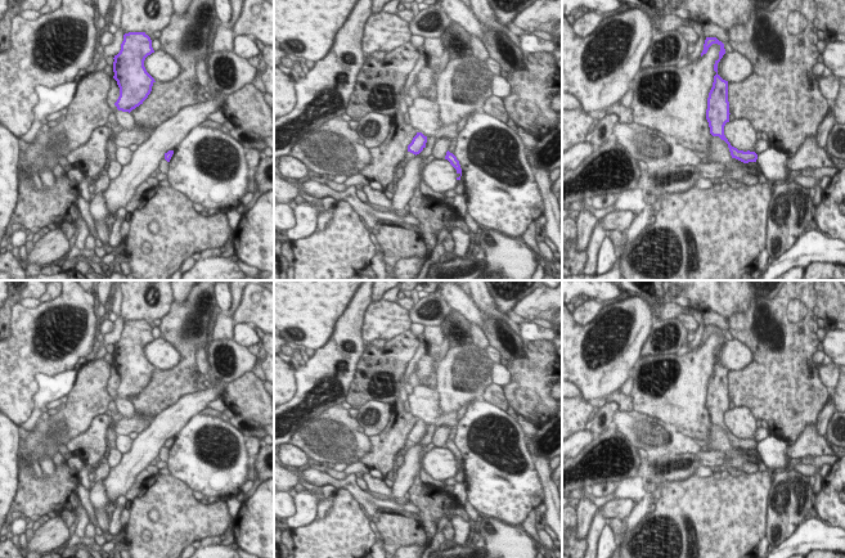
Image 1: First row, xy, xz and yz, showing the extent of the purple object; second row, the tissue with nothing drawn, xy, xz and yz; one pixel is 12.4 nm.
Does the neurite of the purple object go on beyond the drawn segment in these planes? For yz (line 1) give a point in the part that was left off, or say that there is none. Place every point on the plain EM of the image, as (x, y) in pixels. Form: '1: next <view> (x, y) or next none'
1: next none

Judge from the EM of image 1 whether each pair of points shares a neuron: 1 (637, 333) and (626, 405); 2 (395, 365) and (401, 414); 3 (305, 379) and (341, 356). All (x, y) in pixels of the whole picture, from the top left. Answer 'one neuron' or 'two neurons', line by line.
1: two neurons
2: two neurons
3: one neuron

